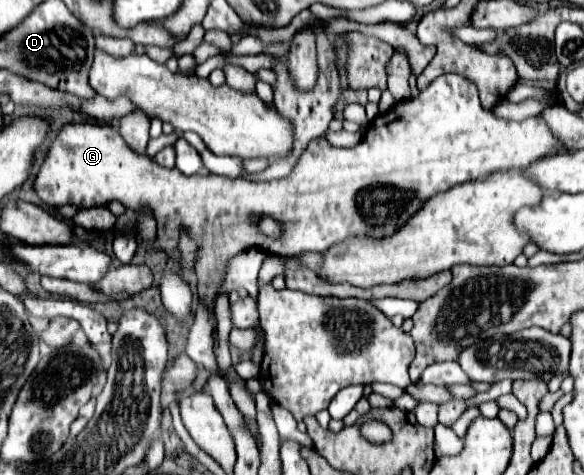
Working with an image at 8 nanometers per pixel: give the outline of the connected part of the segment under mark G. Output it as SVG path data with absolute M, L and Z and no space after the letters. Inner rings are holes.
M441 75L437 77L425 91L421 91L421 95L417 99L407 99L407 101L399 101L395 105L395 111L387 111L387 113L381 113L377 115L365 129L363 133L363 139L361 143L357 143L355 147L333 147L325 137L317 137L313 139L307 149L303 151L303 155L299 157L297 165L295 165L295 171L291 171L289 177L283 177L283 179L273 179L273 181L265 181L265 183L255 183L255 181L247 181L247 179L231 179L231 177L225 177L225 175L183 175L177 167L173 169L167 169L167 167L159 167L151 157L147 155L139 155L135 151L131 151L125 143L125 139L119 135L119 131L111 125L97 125L97 123L67 123L61 127L61 131L57 133L55 141L51 143L51 147L47 149L47 155L45 155L45 161L37 173L37 177L33 179L33 189L35 193L39 195L39 199L43 203L49 203L49 205L77 205L77 207L95 207L95 205L107 205L111 201L119 201L123 203L125 207L133 209L135 215L141 215L145 209L151 211L151 215L155 217L157 221L157 227L161 231L161 245L171 249L175 245L175 237L177 237L177 231L181 225L189 227L189 231L195 233L195 237L199 237L201 241L201 257L199 261L195 263L195 273L197 273L197 295L199 295L199 301L205 301L209 305L209 311L213 311L213 301L219 293L219 287L223 283L223 275L225 275L225 269L227 269L227 263L229 259L233 259L237 253L245 251L245 249L251 249L251 247L259 247L271 255L283 255L283 257L289 257L289 255L301 255L301 253L309 253L309 251L315 251L315 253L323 253L327 251L331 245L347 239L347 237L353 237L353 235L367 235L367 237L387 237L387 235L393 235L401 225L407 223L407 219L411 219L411 215L419 209L419 205L423 201L427 201L431 195L439 193L439 191L447 191L449 187L457 185L457 183L463 183L463 181L479 181L479 179L487 179L487 175L495 173L495 171L507 171L507 169L525 169L527 165L531 165L533 161L545 157L545 155L551 155L555 151L565 151L561 141L555 139L549 131L549 127L543 123L543 119L539 117L531 117L531 119L525 119L525 121L505 121L505 119L497 119L491 111L485 111L479 103L479 95L477 95L477 89L461 75ZM251 213L257 213L257 215L271 215L275 219L279 219L283 223L283 235L279 239L271 239L271 237L265 237L265 235L259 235L259 231L249 223L249 215Z

